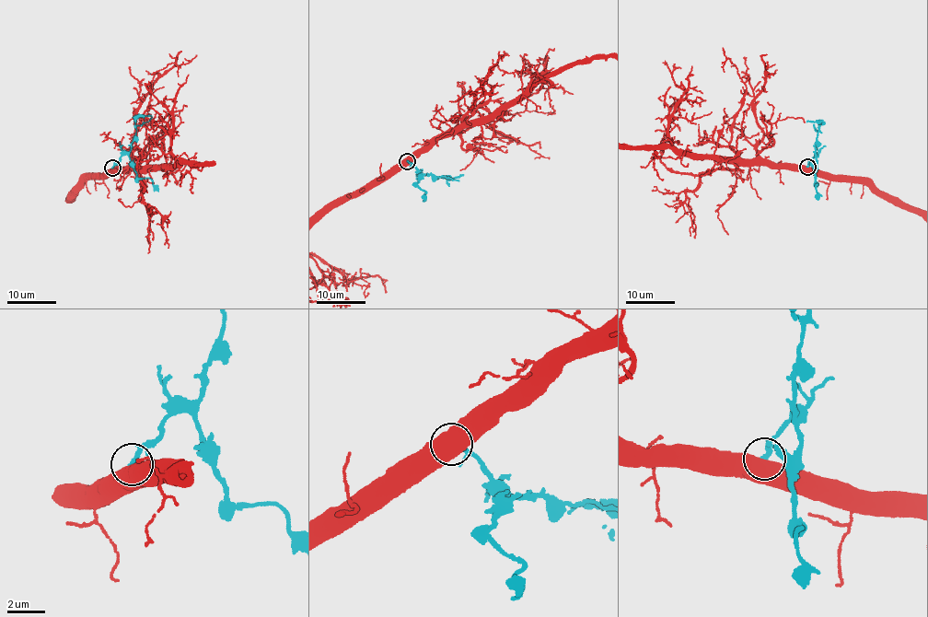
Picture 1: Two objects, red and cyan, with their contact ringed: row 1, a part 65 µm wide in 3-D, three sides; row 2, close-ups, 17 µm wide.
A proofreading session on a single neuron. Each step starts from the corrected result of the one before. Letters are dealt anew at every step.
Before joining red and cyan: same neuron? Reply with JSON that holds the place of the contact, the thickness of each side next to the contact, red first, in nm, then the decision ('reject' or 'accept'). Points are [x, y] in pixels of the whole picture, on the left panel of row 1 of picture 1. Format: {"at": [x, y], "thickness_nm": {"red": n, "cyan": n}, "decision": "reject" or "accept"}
{"at": [112, 168], "thickness_nm": {"red": 750, "cyan": 240}, "decision": "reject"}

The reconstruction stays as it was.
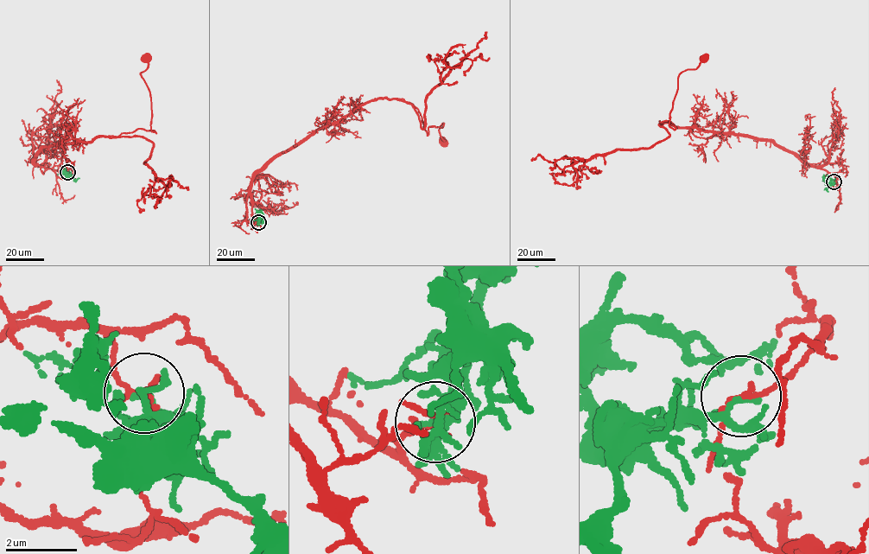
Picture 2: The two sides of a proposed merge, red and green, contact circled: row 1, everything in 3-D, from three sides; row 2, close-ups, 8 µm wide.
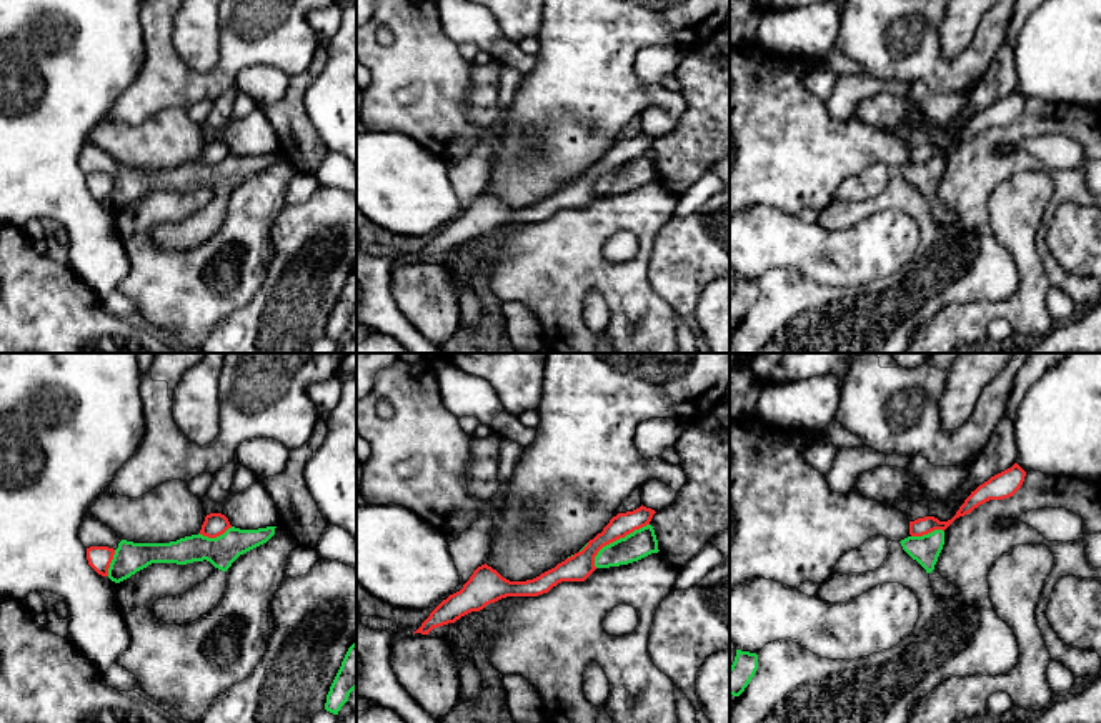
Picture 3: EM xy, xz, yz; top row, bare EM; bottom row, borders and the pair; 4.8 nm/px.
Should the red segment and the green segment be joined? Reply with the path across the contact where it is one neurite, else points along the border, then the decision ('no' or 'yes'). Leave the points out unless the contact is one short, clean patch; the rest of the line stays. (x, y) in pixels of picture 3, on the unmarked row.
yes

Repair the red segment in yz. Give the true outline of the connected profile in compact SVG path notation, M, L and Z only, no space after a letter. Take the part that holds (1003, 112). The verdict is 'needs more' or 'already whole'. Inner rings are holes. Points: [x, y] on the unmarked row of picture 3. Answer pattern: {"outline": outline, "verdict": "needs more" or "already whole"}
{"outline": "M1014 90L1011 95L991 103L971 118L951 147L939 148L934 143L924 143L909 148L909 163L899 168L903 177L916 187L926 200L931 200L944 172L944 157L956 145L971 140L989 127L1004 127L1013 123L1021 115L1024 103L1026 98Z", "verdict": "needs more"}

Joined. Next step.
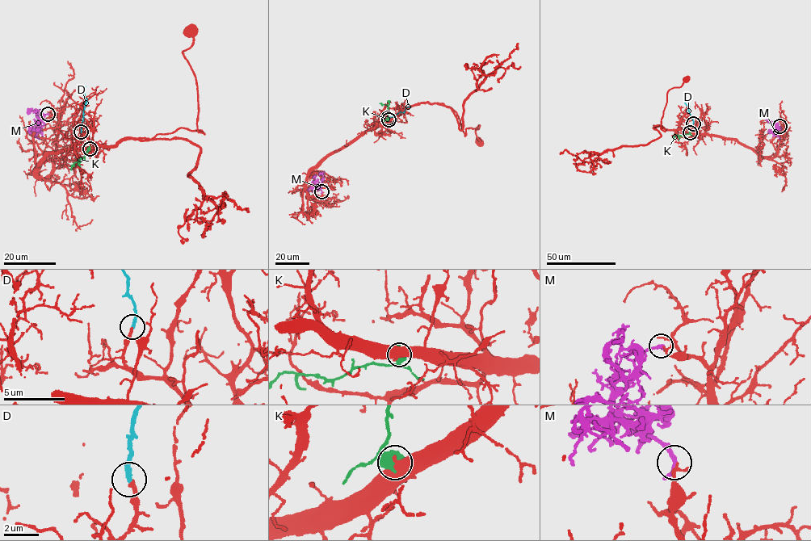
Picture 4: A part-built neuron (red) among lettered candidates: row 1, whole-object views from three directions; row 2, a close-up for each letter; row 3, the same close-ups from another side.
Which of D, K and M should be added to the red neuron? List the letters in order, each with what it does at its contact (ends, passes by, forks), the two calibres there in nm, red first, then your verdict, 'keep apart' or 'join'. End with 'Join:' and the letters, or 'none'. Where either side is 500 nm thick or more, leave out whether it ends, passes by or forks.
D: it ends there; 240 nm thick on the red side, 280 nm on the other; join
K: 800 nm thick on the red side, 750 nm on the other; keep apart
M: it ends there; 150 nm thick on the red side, 320 nm on the other; keep apart
Join: D

